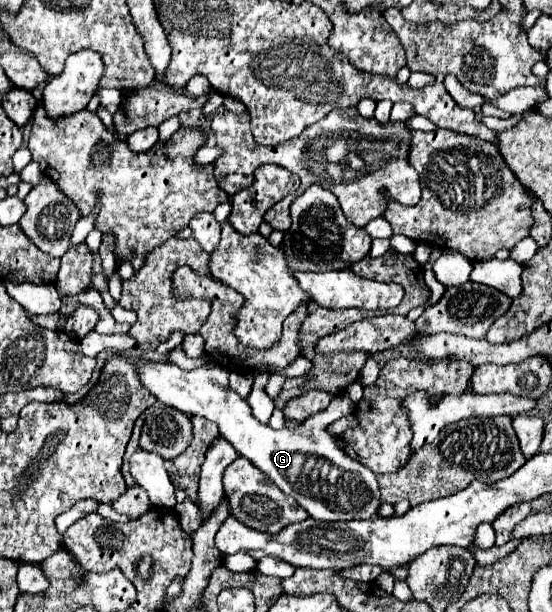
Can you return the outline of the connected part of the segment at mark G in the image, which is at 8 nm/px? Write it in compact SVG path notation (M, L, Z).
M130 357L140 383L156 395L158 401L170 405L182 413L206 417L220 427L220 435L234 445L234 449L250 459L258 469L262 469L284 493L290 493L298 505L302 505L310 517L318 521L350 521L350 519L370 519L380 507L380 491L376 475L362 463L346 455L326 427L336 419L354 413L356 405L350 401L348 393L338 393L332 403L308 417L298 429L274 431L268 425L258 423L252 417L250 405L228 389L228 369L226 367L202 367L194 371L182 371L180 367L164 361Z

